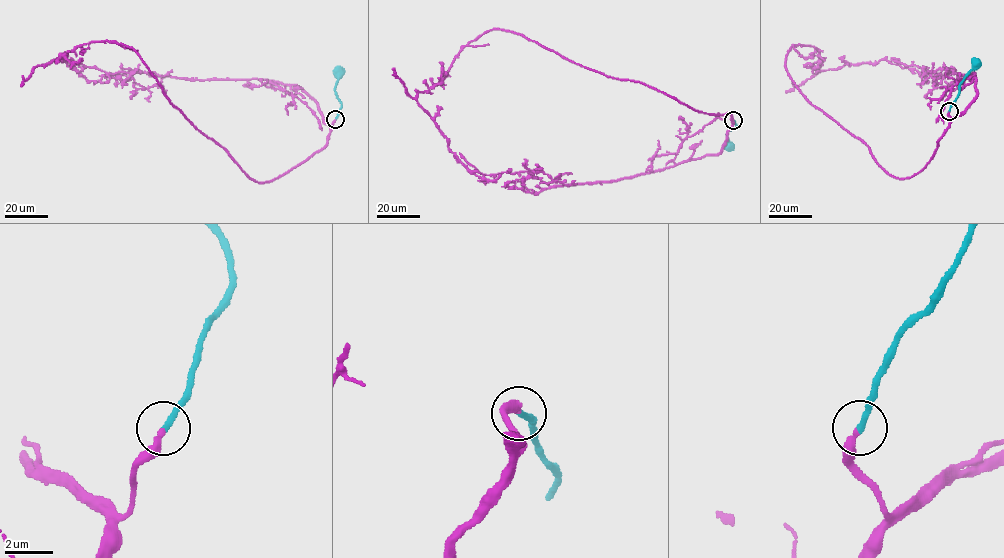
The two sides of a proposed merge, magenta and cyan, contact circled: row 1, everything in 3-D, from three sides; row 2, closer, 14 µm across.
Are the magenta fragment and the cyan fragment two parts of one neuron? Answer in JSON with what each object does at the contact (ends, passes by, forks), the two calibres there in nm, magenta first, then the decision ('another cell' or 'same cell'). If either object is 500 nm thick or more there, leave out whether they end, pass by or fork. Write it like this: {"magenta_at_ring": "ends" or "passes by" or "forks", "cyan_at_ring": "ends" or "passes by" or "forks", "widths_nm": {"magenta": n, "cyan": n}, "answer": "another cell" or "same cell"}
{"magenta_at_ring": "ends", "cyan_at_ring": "ends", "widths_nm": {"magenta": 260, "cyan": 280}, "answer": "same cell"}

